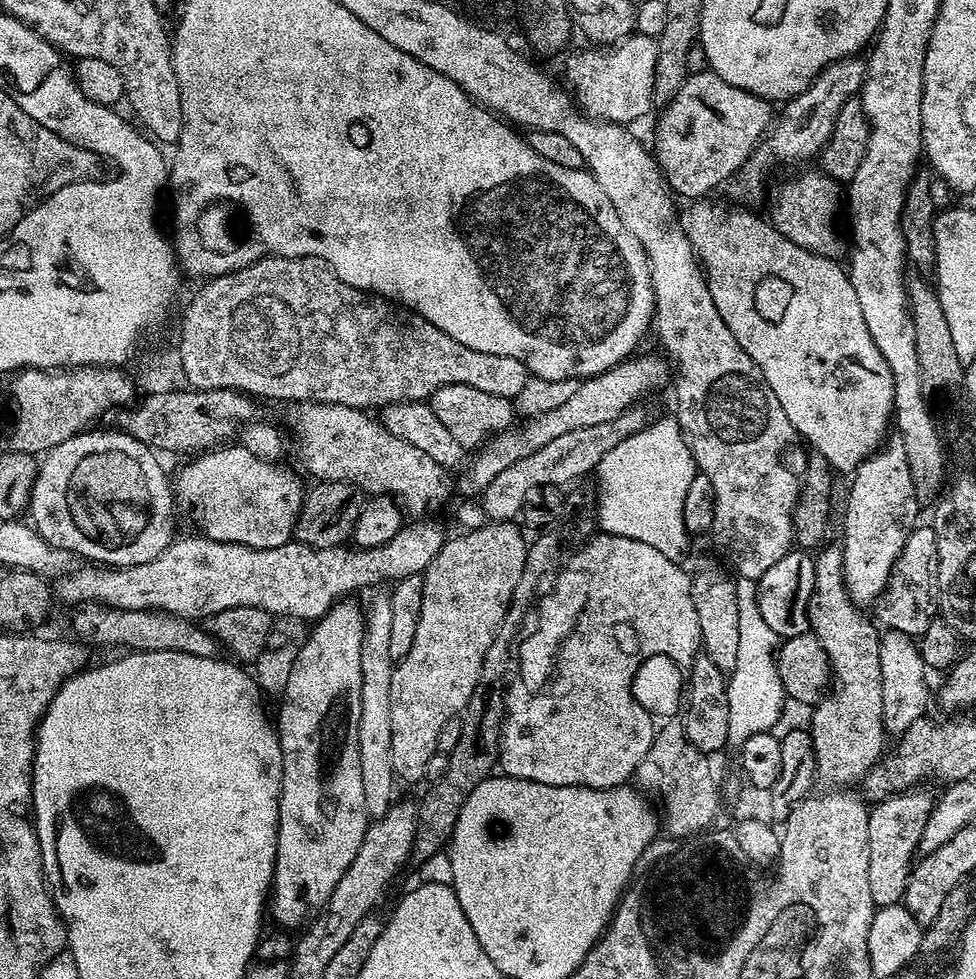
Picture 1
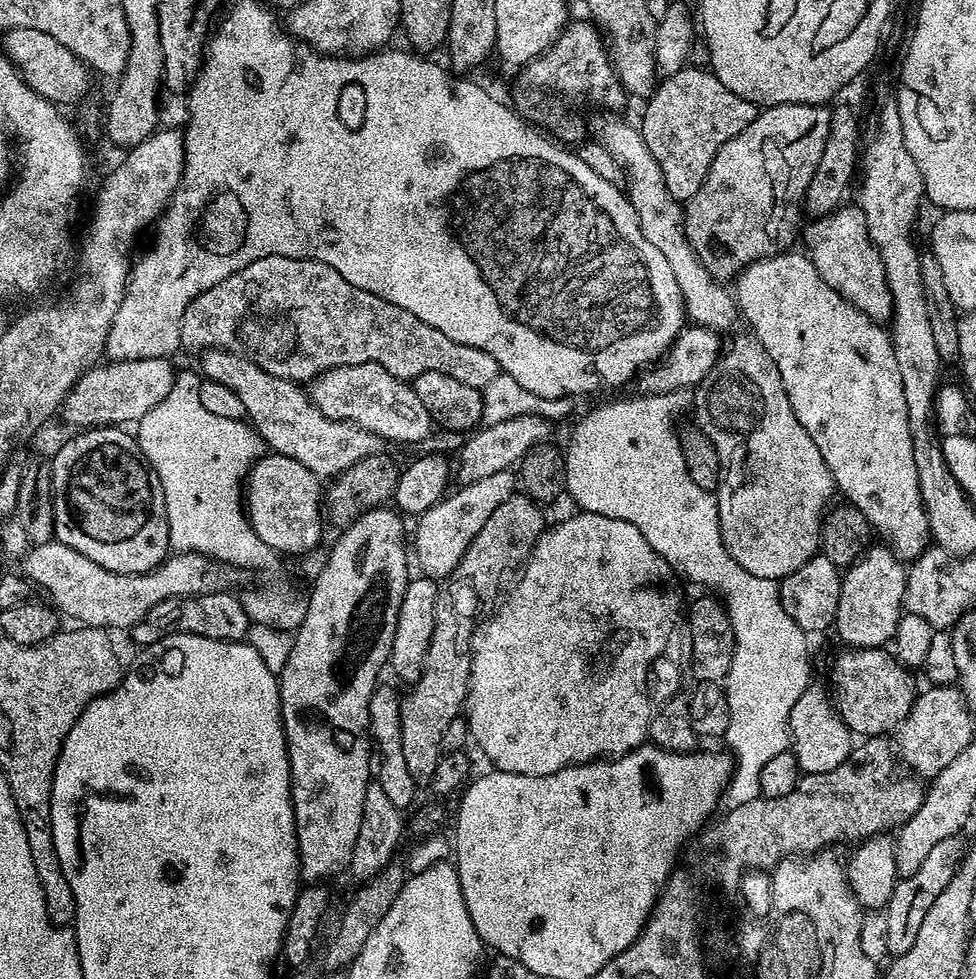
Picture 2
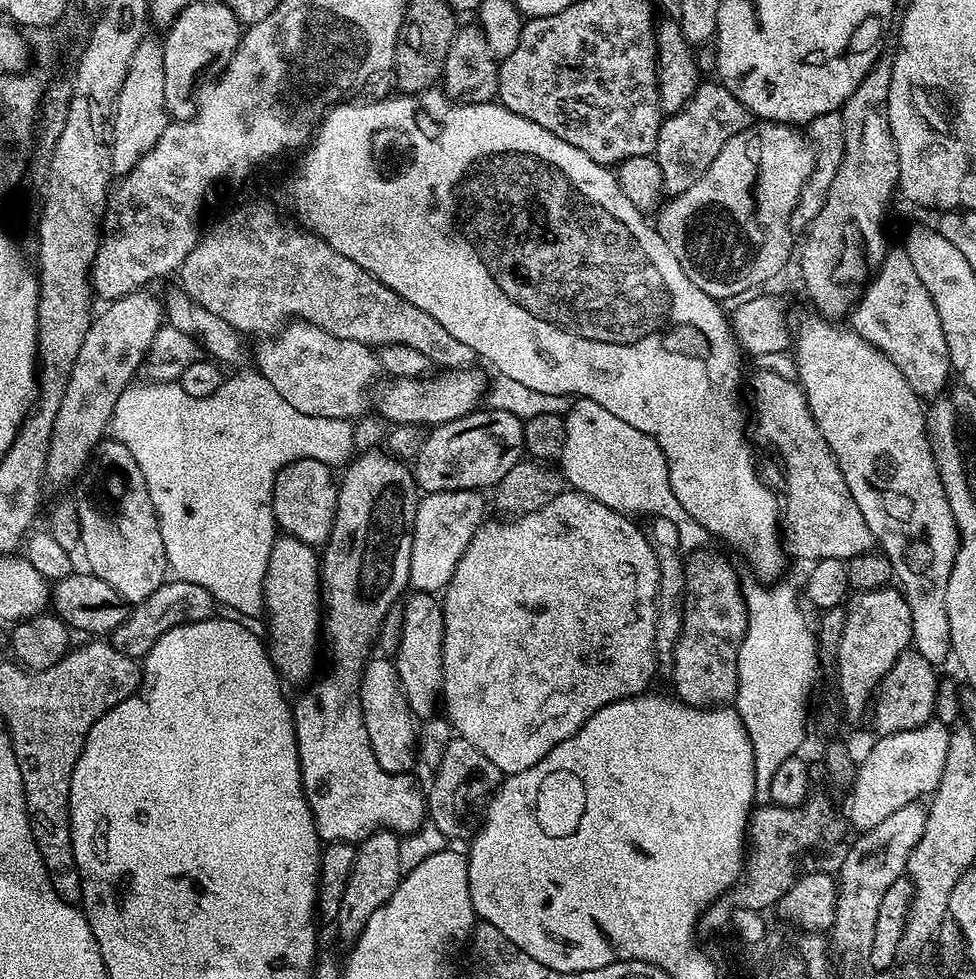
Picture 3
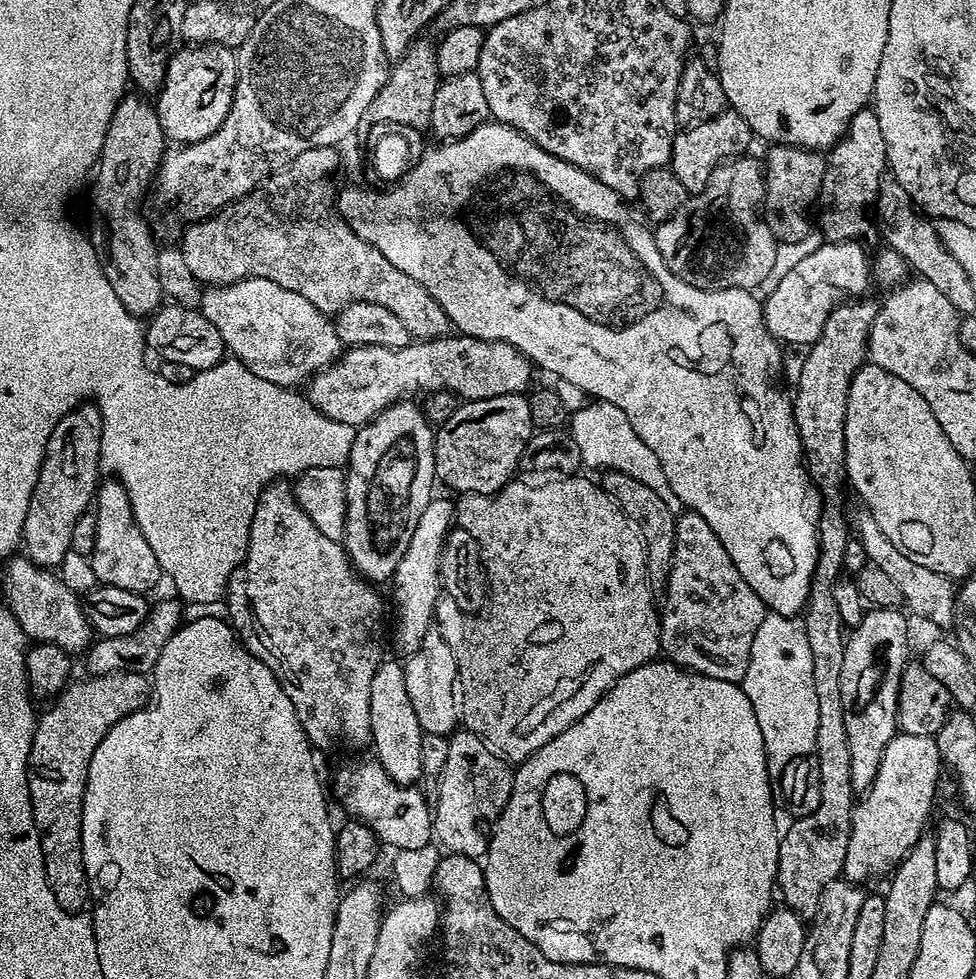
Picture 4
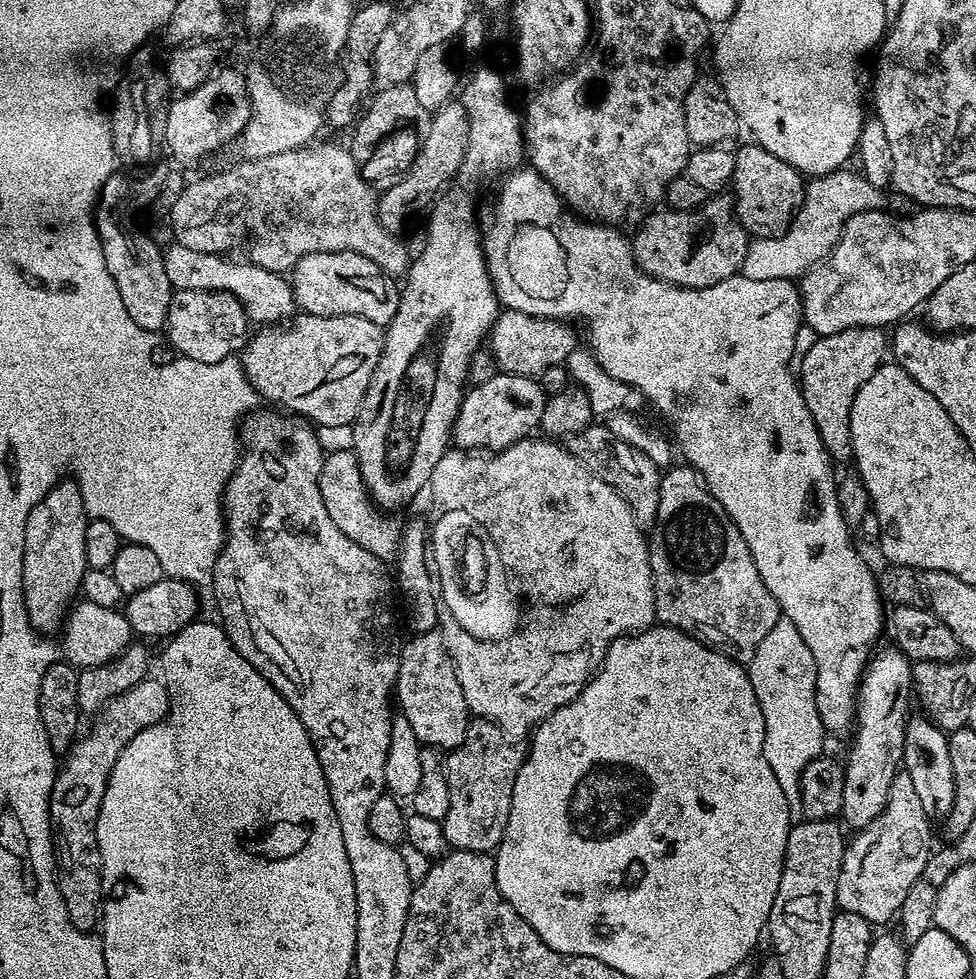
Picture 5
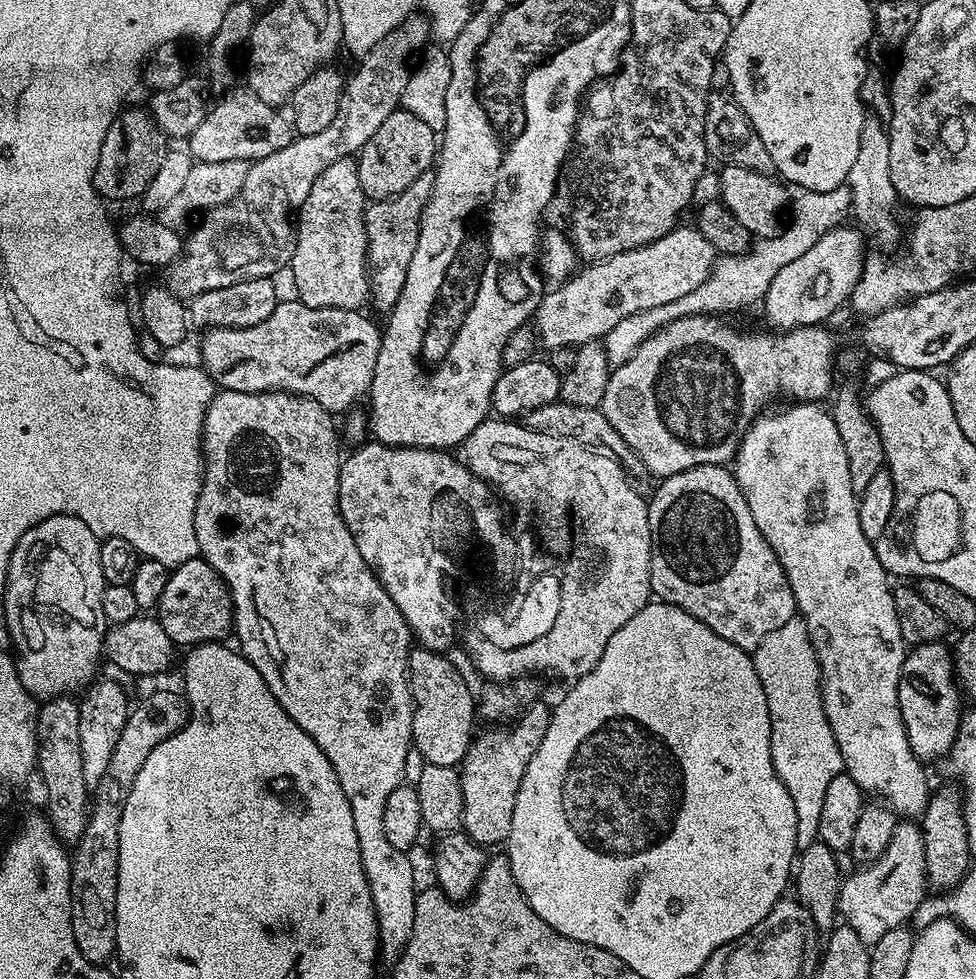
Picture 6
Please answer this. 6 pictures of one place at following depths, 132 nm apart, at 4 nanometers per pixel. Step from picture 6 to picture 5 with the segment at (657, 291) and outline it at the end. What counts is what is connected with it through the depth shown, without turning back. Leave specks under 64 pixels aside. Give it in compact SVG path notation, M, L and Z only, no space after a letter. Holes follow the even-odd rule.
M716 194L704 201L701 208L687 212L656 210L635 229L636 240L631 241L632 251L636 253L636 263L647 275L655 280L664 280L669 286L677 288L709 288L726 278L737 275L743 269L750 237L736 219L734 200L728 194ZM511 310L501 311L492 323L490 353L501 373L539 378L542 370L555 364L564 364L572 351L578 348L576 332L571 323L563 320L547 320Z

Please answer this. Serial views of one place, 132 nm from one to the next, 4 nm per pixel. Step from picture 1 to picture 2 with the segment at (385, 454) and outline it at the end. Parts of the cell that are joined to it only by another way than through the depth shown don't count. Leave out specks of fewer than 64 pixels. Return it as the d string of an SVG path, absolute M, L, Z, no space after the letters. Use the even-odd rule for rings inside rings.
M206 348L199 356L199 371L207 379L220 382L238 394L245 407L245 417L259 433L261 441L267 447L269 444L275 455L302 462L302 466L306 466L306 470L315 476L335 478L354 466L354 462L381 451L382 440L379 436L357 424L328 418L312 401L311 395L300 389L303 387L297 381L278 378L247 356L231 352L229 348Z

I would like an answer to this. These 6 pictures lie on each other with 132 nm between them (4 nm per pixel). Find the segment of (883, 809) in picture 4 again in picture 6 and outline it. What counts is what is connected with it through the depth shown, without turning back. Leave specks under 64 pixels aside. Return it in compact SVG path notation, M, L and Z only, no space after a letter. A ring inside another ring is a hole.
M916 822L897 823L894 838L890 838L890 846L886 846L883 854L855 870L853 876L843 877L838 912L843 923L849 924L854 934L871 946L890 930L905 927L929 891L921 825Z

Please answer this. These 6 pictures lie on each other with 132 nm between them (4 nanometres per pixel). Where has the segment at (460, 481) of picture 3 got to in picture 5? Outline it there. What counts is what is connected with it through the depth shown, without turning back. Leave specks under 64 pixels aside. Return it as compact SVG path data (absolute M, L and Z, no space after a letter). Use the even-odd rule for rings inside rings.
M498 372L486 384L471 387L465 393L453 428L453 443L462 450L504 451L539 427L546 400L535 377Z

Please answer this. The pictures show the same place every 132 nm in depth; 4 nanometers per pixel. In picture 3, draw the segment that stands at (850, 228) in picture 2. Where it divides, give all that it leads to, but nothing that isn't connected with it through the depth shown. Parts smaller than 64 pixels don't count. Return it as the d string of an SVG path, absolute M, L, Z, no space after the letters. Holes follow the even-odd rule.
M893 247L864 285L860 299L850 313L850 327L870 342L870 346L882 350L882 354L902 370L906 382L910 382L917 396L936 398L949 387L948 376L953 375L953 370L946 334L942 334L938 310L926 286L922 286L922 278L918 278L914 266L910 266L910 258L903 247Z

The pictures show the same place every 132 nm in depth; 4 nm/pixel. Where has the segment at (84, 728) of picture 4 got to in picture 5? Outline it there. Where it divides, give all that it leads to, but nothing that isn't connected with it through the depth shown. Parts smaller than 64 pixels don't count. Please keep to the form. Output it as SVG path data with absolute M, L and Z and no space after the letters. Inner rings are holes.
M146 678L142 682L130 686L130 690L115 696L103 712L95 717L96 725L88 733L85 731L63 757L52 787L52 797L48 809L52 812L54 825L54 859L58 869L60 893L66 902L66 914L70 918L70 922L74 922L74 926L81 930L92 930L88 928L94 927L95 924L97 927L102 916L104 891L100 877L100 851L96 837L96 823L102 806L102 798L106 794L108 779L114 770L114 764L118 762L118 754L122 754L122 750L130 740L142 730L146 730L148 726L154 726L159 720L163 720L168 712L168 690L159 679L152 679Z

